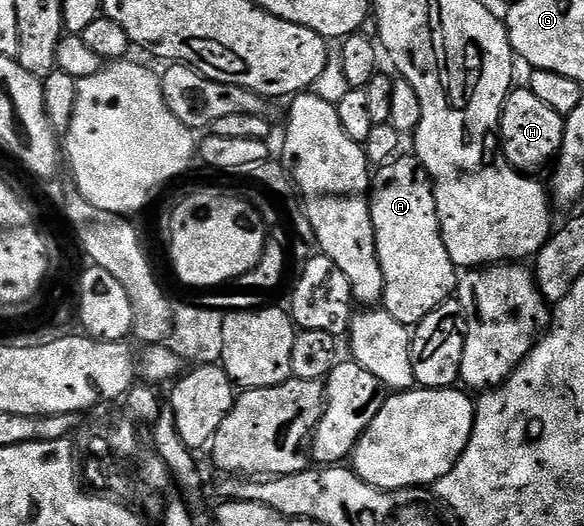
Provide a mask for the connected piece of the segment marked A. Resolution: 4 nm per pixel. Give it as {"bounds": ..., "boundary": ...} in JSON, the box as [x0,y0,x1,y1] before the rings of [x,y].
{"bounds":[369,155,456,326],"boundary":[[[413,155],[401,156],[381,165],[373,173],[372,191],[369,195],[370,213],[376,238],[376,254],[384,276],[381,307],[385,308],[386,312],[392,314],[392,318],[396,318],[401,324],[413,326],[420,323],[433,308],[451,299],[456,288],[456,269],[442,241],[434,186]]]}

